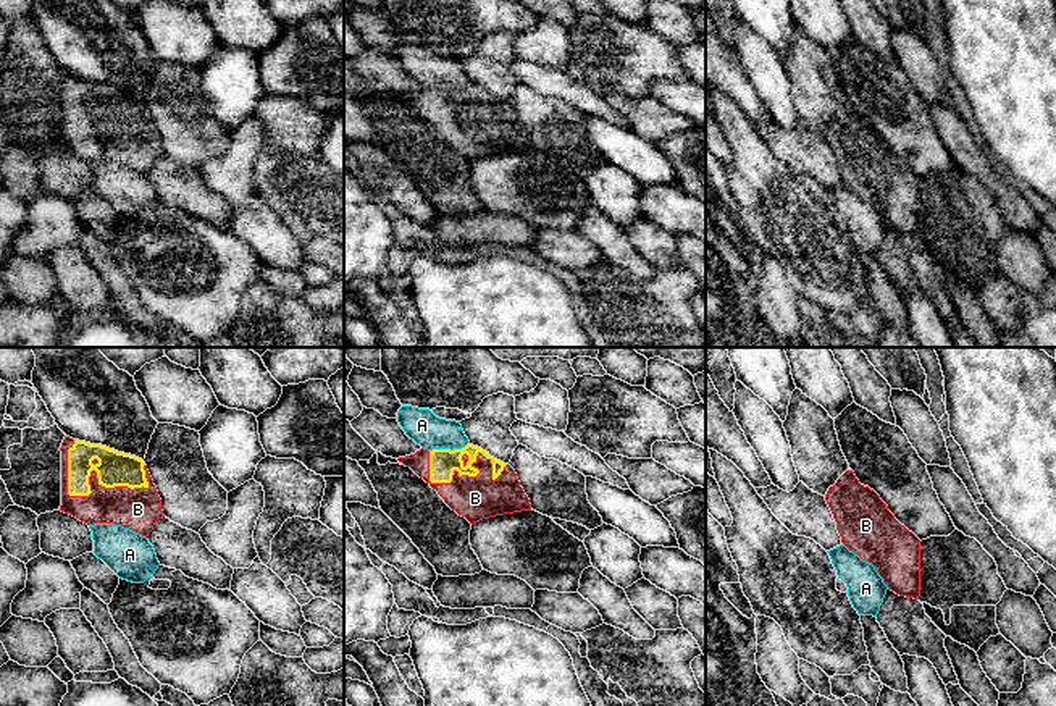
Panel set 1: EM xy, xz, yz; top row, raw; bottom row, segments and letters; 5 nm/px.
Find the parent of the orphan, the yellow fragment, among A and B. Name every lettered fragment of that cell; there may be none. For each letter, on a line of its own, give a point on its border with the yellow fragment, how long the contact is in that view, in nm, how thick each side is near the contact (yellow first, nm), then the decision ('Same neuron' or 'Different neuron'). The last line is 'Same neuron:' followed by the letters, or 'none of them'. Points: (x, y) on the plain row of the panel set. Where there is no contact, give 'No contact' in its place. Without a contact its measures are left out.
A: Touches yellow at xz (449, 88). Shared border 200 nm. Thickness 140 nm (yellow) against 170 nm. Different neuron
B: Touches yellow at xy (88, 120). Shared border 460 nm. Thickness 180 nm (yellow) against 190 nm. Same neuron
Same neuron: B

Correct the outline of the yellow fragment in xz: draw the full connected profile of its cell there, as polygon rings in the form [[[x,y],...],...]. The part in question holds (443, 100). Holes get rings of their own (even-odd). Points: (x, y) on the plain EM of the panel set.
[[[467,82],[462,87],[420,87],[415,92],[399,95],[405,105],[410,105],[423,116],[444,141],[465,155],[471,163],[489,155],[531,149],[528,134],[525,132],[515,108],[483,89],[478,84]]]

